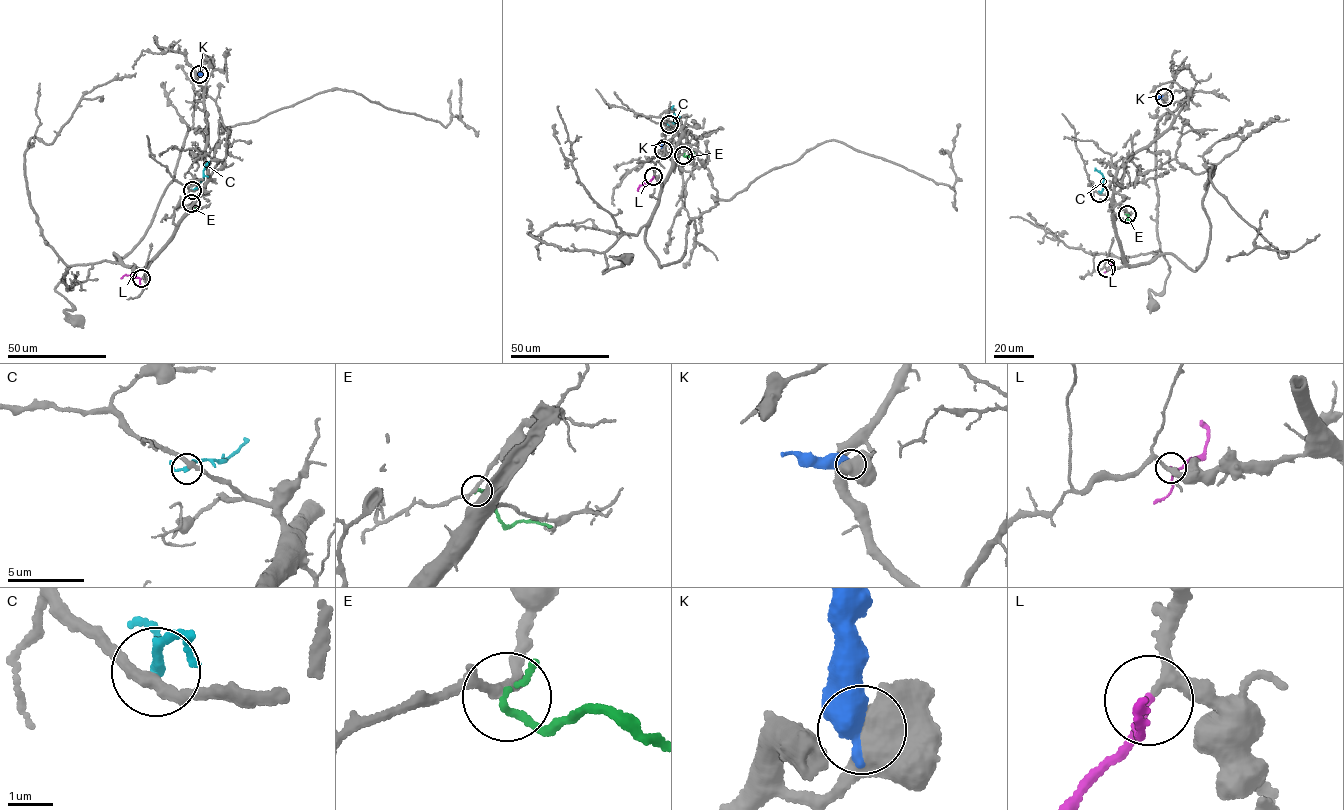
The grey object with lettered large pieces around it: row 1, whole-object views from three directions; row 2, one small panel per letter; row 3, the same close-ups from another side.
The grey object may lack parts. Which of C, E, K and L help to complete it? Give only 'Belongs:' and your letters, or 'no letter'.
Belongs: L

